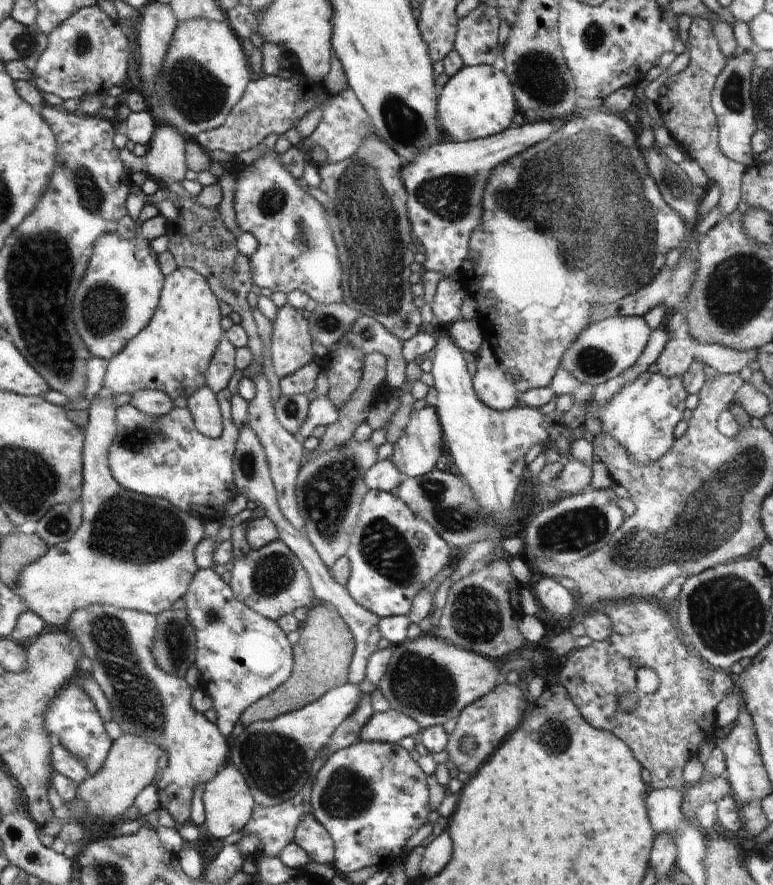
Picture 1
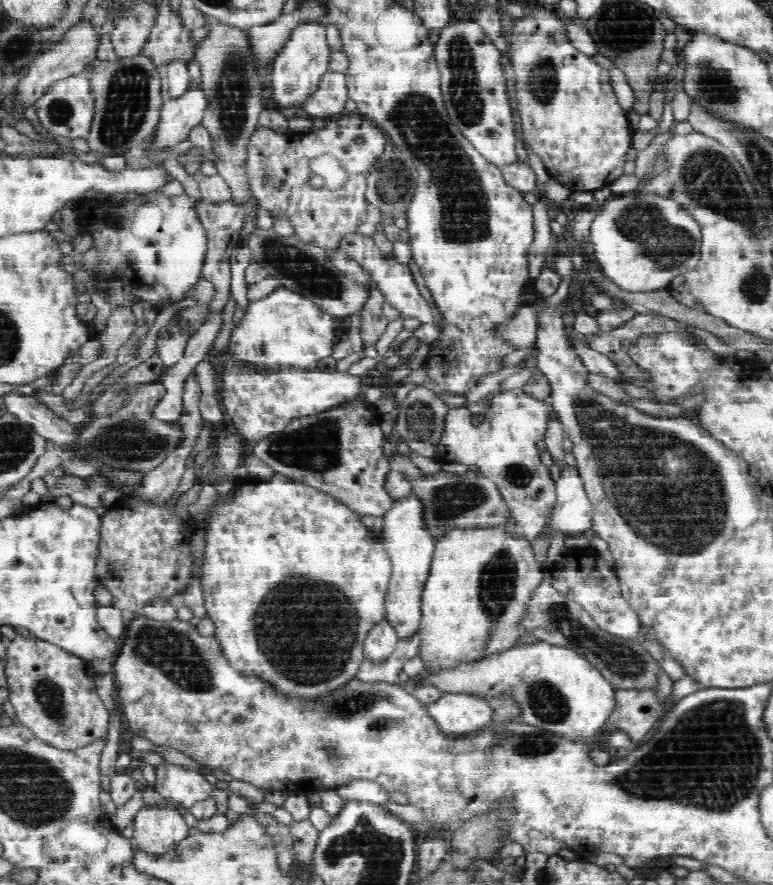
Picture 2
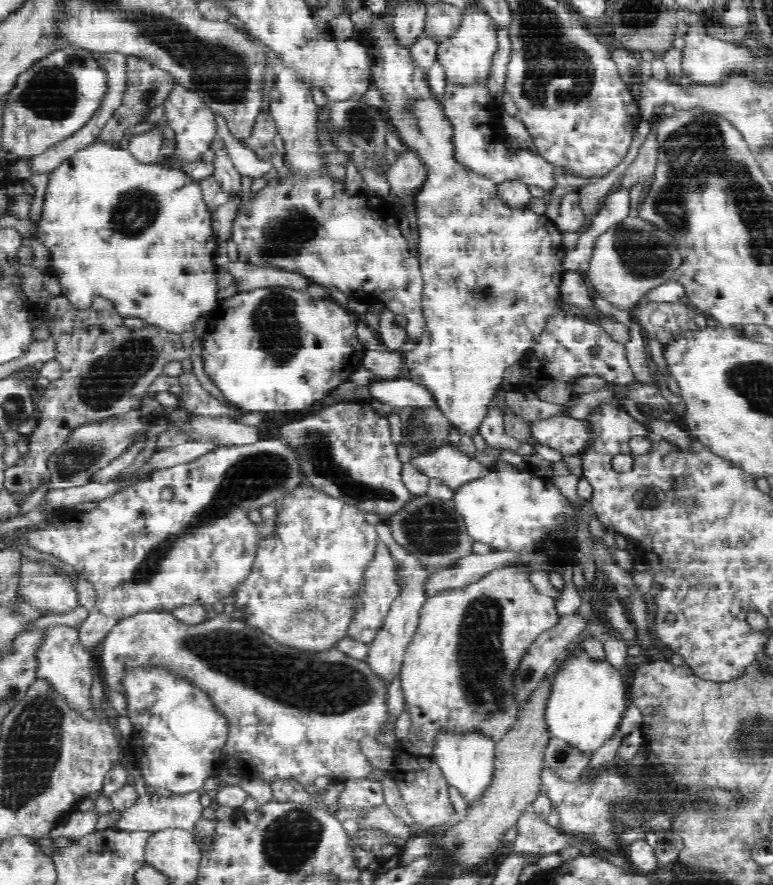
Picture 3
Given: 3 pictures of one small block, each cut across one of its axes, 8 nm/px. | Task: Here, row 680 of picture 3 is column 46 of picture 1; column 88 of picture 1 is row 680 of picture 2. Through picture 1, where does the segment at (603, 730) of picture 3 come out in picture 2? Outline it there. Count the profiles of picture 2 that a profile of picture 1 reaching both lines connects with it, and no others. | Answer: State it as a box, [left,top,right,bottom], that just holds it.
[423,640,617,742]

